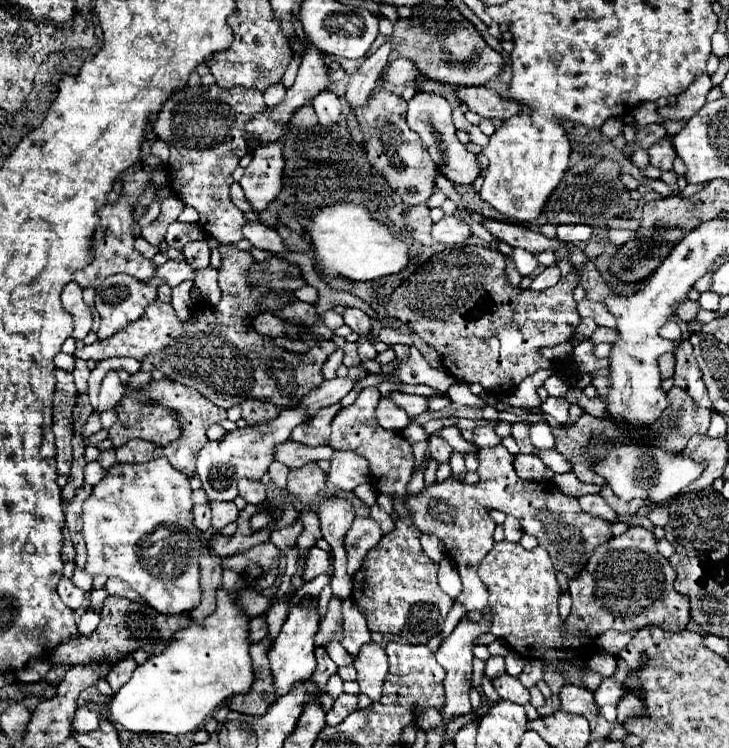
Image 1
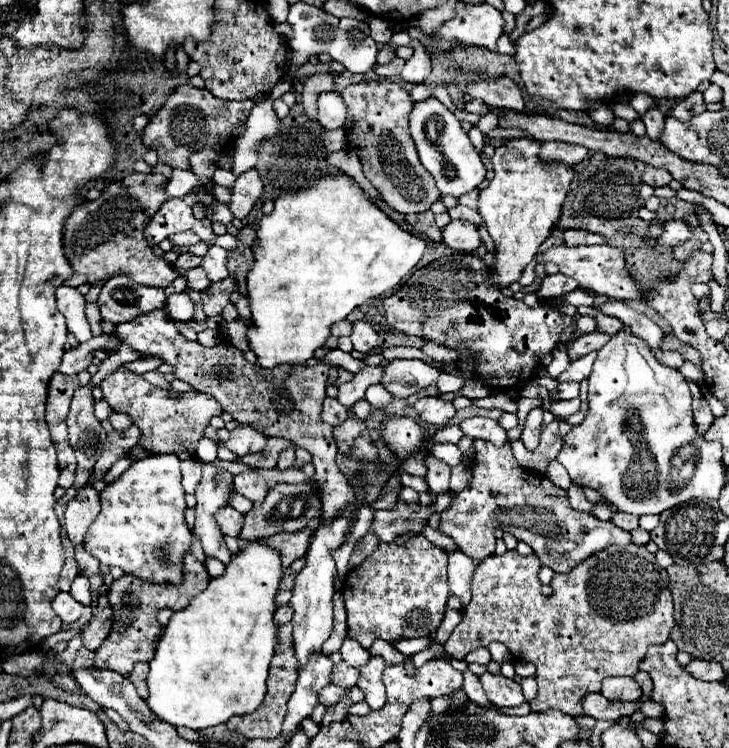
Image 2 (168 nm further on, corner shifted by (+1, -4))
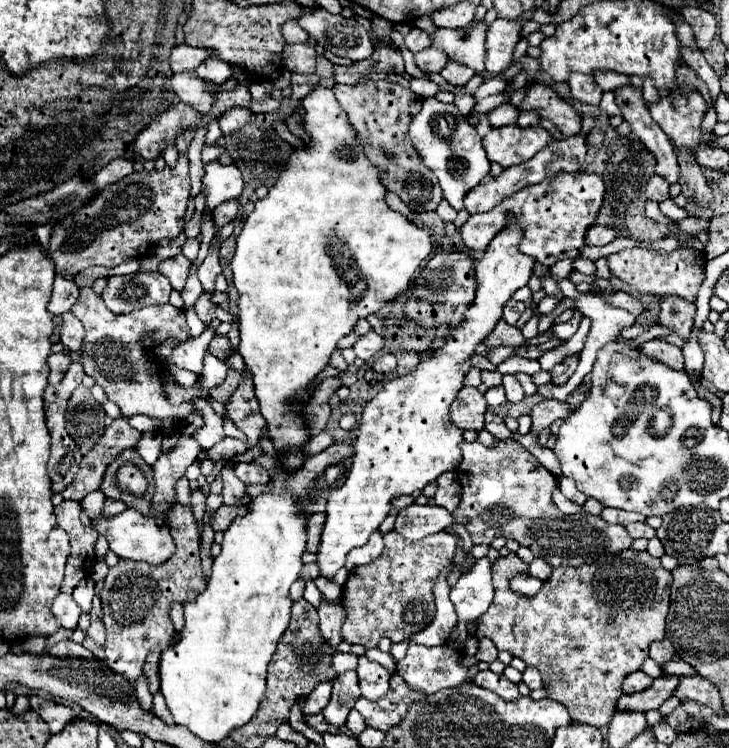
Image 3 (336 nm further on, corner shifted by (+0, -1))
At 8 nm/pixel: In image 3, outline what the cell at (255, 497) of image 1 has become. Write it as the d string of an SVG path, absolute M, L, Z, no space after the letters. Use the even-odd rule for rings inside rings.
M257 462L237 464L235 474L245 484L267 484L269 482L269 472L263 466L259 466Z

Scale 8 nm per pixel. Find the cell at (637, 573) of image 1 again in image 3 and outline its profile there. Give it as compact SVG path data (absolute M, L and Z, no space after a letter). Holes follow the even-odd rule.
M625 550L623 554L603 556L595 564L585 564L579 568L553 568L551 578L545 580L539 594L527 598L509 590L509 580L515 574L527 574L527 570L529 566L513 552L493 564L495 598L489 610L479 618L475 636L485 636L493 640L497 650L509 650L527 666L539 668L539 672L543 674L543 688L553 700L559 700L563 706L567 706L573 722L603 728L617 712L615 706L623 696L621 686L625 676L641 668L643 660L647 658L647 646L651 642L665 638L669 586L673 582L673 576L661 566L659 558L653 558L649 552Z

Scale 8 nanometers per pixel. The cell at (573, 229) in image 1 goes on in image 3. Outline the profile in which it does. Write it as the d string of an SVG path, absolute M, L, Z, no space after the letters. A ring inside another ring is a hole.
M593 226L587 232L587 246L607 246L617 236L617 230L613 226Z

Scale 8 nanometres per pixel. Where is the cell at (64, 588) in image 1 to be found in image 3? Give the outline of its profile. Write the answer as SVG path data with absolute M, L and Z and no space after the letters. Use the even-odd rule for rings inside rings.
M59 594L53 600L53 614L59 620L59 624L67 630L75 630L77 628L77 620L81 616L81 608L77 606L77 602L73 600L71 594Z

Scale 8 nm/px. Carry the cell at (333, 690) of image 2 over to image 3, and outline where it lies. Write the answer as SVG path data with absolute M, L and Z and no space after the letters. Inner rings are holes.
M325 682L325 684L319 684L319 686L315 686L315 690L307 696L307 700L303 702L303 714L305 716L311 716L311 714L317 714L317 712L321 712L325 706L327 706L327 702L329 702L329 696L331 696L331 682Z

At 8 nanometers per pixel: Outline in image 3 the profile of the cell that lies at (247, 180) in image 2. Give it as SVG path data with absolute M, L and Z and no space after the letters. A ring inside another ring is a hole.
M225 202L219 204L213 210L213 222L215 222L215 230L223 228L227 222L233 222L237 218L237 202Z

